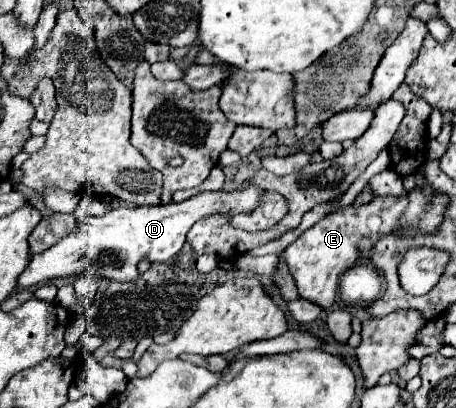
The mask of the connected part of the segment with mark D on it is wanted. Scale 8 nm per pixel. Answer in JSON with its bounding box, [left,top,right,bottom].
[18,187,262,287]

